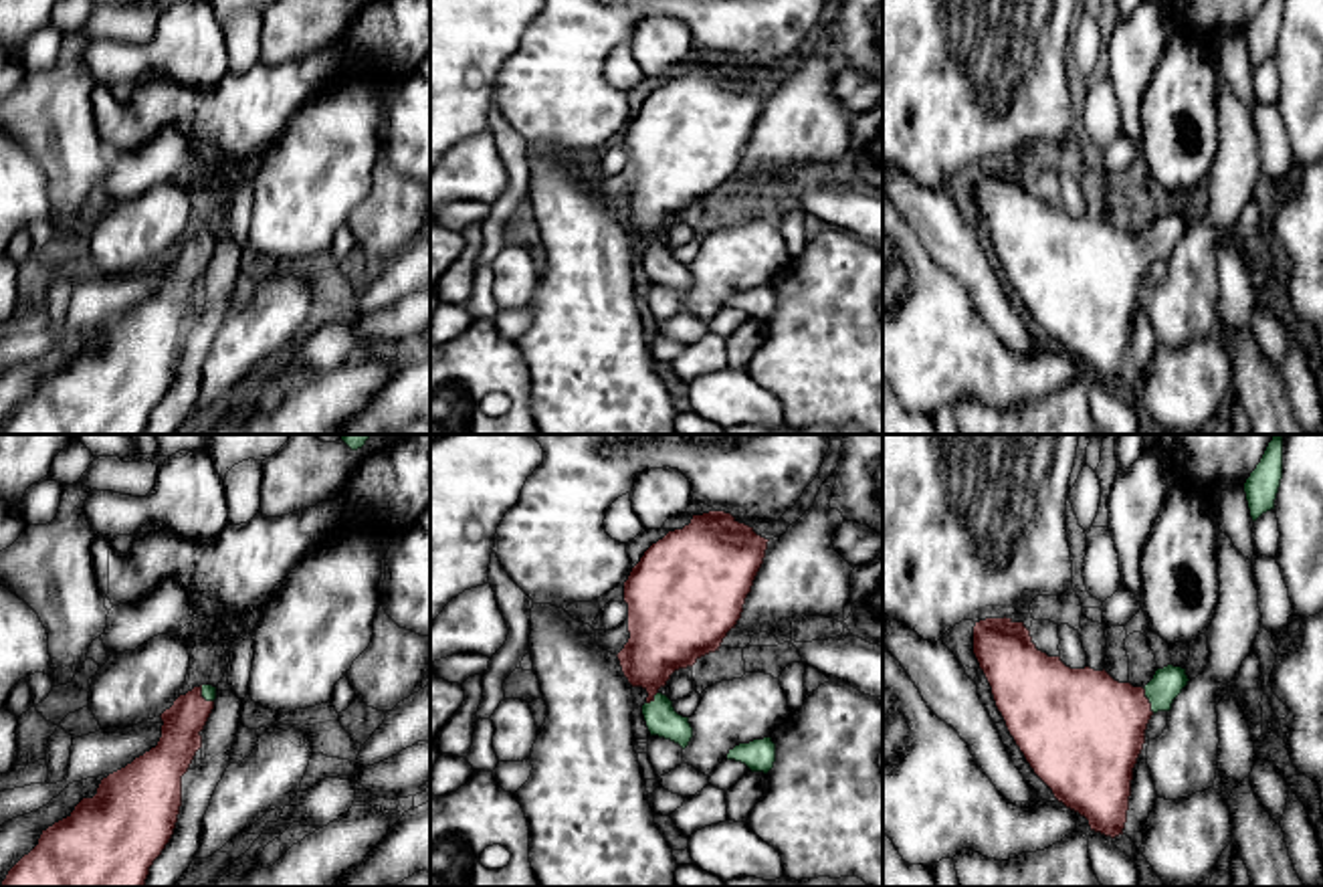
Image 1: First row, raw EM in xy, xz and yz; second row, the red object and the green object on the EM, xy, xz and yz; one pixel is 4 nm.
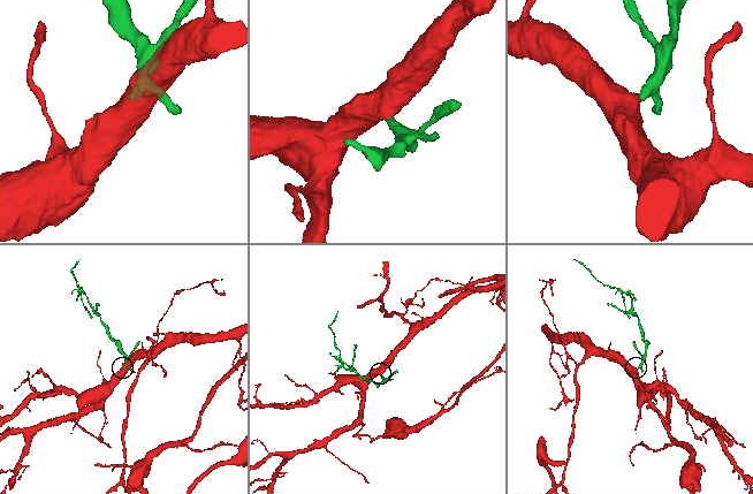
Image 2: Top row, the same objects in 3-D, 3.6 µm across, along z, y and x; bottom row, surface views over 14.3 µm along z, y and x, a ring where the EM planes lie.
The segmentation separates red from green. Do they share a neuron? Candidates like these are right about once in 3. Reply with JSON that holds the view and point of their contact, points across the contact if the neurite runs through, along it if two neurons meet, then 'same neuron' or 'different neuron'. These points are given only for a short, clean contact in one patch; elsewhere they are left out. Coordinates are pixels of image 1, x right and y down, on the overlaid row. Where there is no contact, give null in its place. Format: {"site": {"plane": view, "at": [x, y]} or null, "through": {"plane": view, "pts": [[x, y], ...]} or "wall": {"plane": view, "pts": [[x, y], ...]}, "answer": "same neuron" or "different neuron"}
{"site": {"plane": "yz", "at": [1148, 700]}, "through": {"plane": "yz", "pts": [[1093, 728], [1103, 718], [1148, 700], [1166, 685]]}, "answer": "same neuron"}

